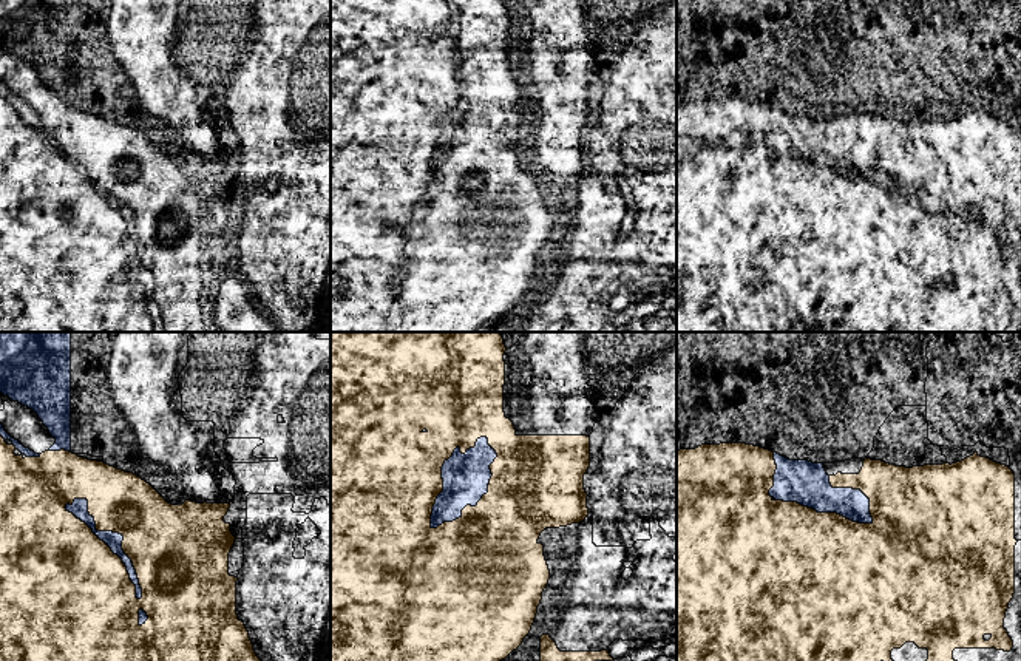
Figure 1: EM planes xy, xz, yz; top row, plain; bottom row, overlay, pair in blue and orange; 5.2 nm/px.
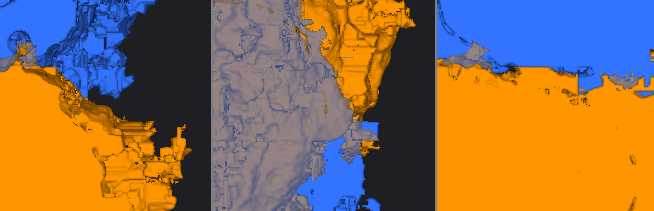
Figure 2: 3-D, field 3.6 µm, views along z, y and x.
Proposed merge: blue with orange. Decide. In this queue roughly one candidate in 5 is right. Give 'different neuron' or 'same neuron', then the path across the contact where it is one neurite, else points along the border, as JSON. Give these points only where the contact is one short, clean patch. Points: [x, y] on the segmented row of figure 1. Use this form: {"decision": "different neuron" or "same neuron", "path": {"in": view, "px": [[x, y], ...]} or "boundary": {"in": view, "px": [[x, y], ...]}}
{"decision": "different neuron"}

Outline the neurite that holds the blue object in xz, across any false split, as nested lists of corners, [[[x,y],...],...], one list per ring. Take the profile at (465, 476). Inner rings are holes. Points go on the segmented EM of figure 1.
[[[480,437],[474,448],[460,453],[457,446],[453,456],[442,466],[443,491],[437,496],[431,514],[431,528],[443,522],[462,517],[466,505],[476,507],[483,494],[488,493],[491,479],[490,465],[497,457],[488,445],[487,437]]]

